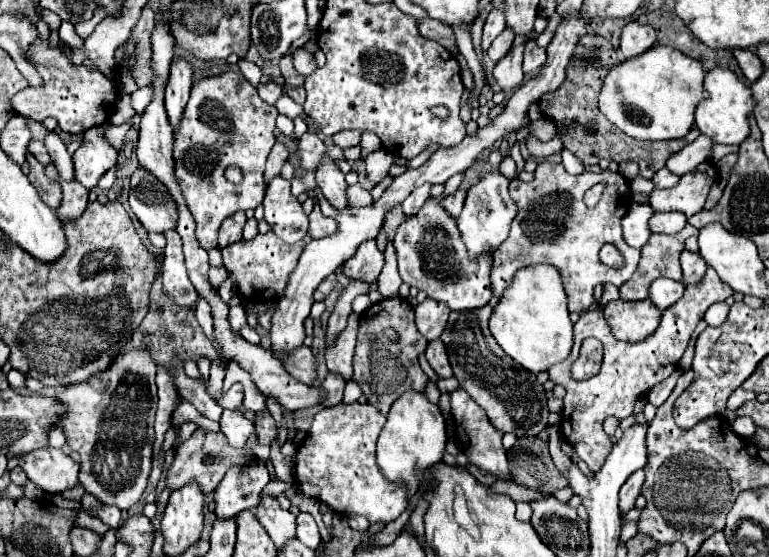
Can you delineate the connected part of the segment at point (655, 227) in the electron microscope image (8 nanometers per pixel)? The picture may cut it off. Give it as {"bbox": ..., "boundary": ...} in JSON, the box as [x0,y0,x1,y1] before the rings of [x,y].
{"bbox":[650,212,688,234],"boundary":[[[656,212],[654,218],[650,218],[650,230],[656,234],[678,234],[686,226],[686,222],[688,222],[688,218],[684,214]]]}

